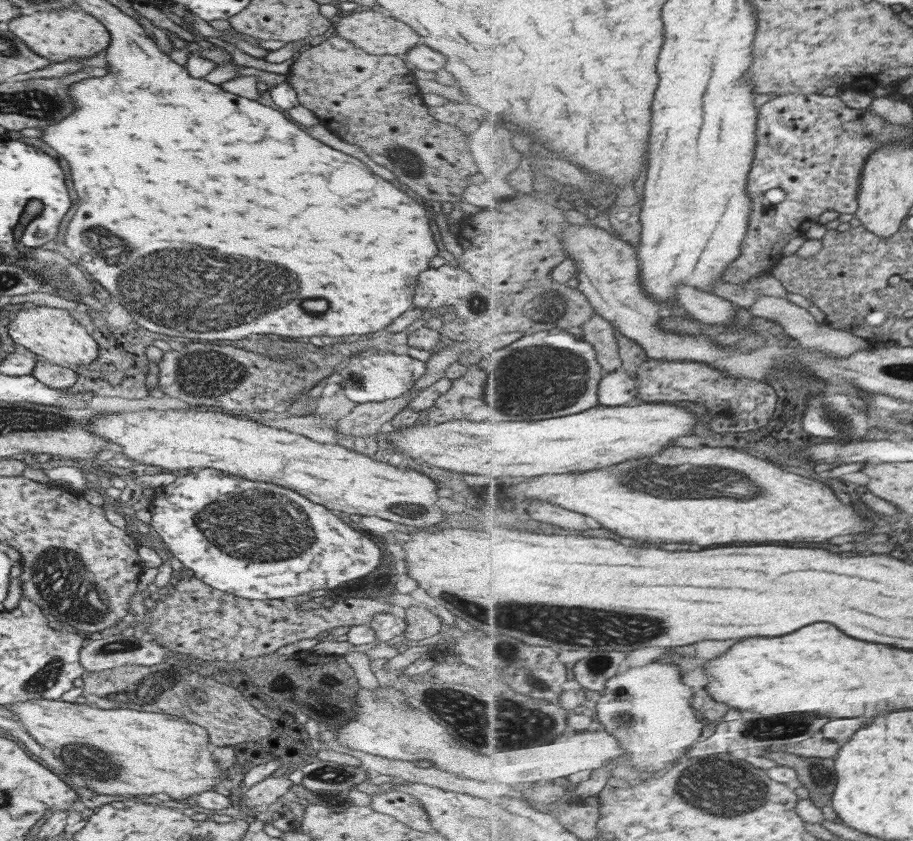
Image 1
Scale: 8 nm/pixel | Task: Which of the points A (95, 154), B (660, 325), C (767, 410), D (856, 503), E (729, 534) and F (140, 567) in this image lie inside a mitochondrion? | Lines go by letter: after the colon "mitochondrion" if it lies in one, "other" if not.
A: other
B: other
C: other
D: other
E: other
F: other

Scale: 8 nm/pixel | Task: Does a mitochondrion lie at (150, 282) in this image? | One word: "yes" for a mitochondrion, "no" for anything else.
yes

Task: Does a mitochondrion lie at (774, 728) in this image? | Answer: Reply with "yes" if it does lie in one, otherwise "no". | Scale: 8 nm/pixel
yes

